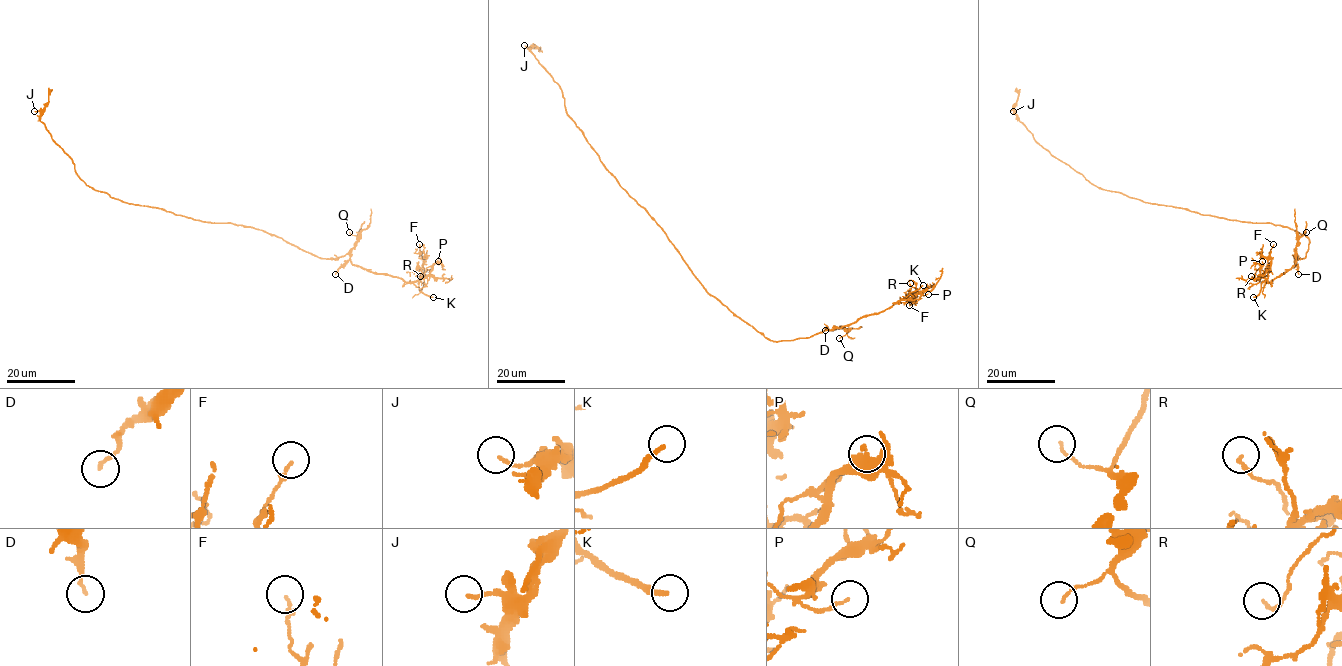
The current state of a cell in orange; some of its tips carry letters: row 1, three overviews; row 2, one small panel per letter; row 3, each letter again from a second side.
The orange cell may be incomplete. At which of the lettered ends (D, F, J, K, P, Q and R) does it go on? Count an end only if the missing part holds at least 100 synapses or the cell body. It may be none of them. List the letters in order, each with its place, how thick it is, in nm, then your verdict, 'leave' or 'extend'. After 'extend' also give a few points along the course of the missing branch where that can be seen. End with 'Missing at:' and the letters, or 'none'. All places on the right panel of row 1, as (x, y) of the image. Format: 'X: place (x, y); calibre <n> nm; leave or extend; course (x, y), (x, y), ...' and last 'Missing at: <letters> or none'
D: place (1298, 274); calibre 130 nm; leave
F: place (1273, 244); calibre 150 nm; leave
J: place (1013, 111); calibre 120 nm; leave
K: place (1253, 297); calibre 190 nm; extend; course (1253, 297), (1245, 298), (1277, 275), (1291, 271)
P: place (1262, 261); calibre 110 nm; leave
Q: place (1306, 232); calibre 90 nm; leave
R: place (1251, 276); calibre 150 nm; leave
Missing at: K

